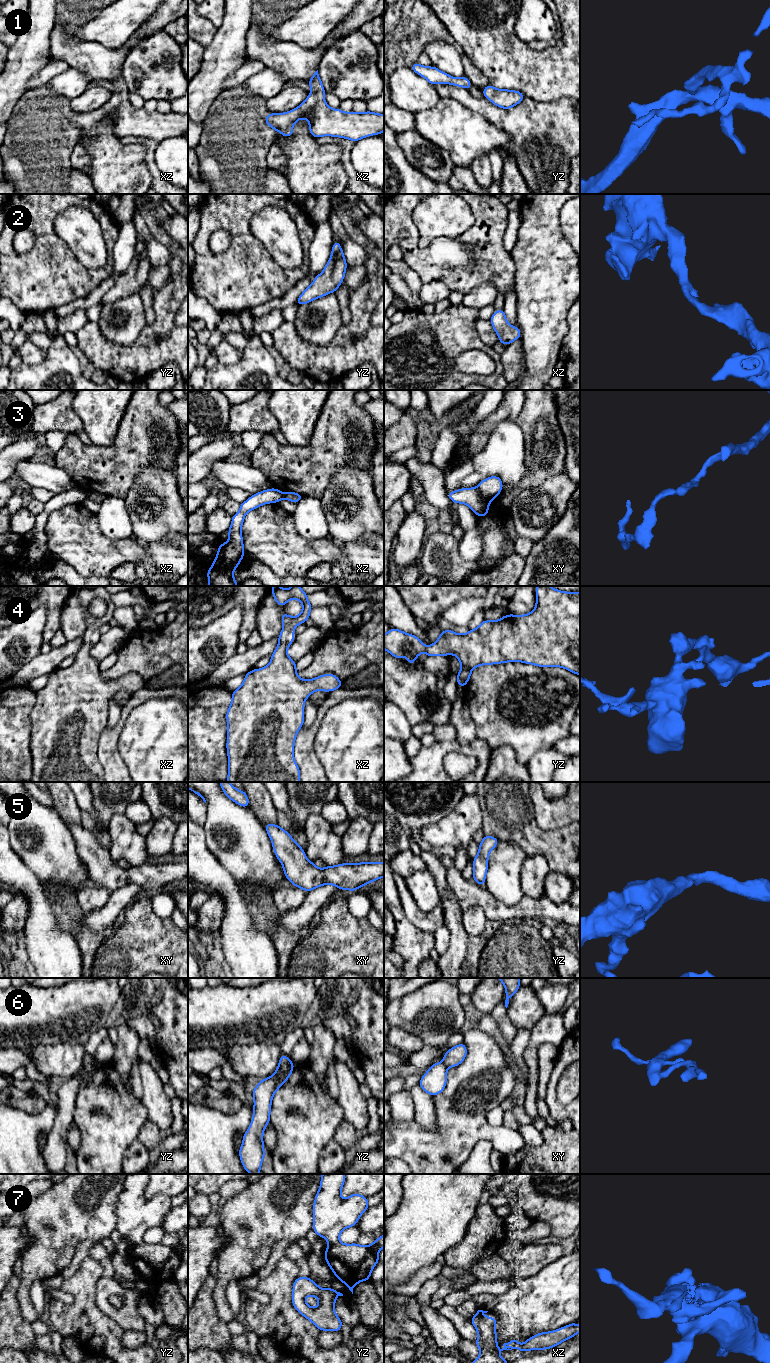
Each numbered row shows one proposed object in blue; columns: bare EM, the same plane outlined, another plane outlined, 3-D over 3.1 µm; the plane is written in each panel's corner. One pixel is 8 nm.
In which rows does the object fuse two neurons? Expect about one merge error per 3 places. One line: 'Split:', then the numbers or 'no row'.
Split: 3, 6

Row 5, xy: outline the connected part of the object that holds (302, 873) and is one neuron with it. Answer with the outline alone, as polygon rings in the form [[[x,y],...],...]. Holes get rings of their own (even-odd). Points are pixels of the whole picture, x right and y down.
[[[263,824],[273,845],[274,854],[282,863],[284,874],[293,886],[299,887],[306,892],[325,884],[337,886],[340,890],[356,891],[362,886],[384,877],[384,862],[363,862],[336,866],[326,866],[320,869],[310,862],[304,854],[304,849],[299,846],[290,834],[277,824]]]

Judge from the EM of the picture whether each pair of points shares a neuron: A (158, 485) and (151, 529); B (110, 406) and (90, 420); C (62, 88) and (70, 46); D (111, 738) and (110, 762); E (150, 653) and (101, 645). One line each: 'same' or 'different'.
A: same
B: same
C: different
D: same
E: different

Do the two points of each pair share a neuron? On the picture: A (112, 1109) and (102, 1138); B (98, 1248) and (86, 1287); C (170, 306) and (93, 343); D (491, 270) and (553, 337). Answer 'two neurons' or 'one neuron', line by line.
A: one neuron
B: two neurons
C: one neuron
D: two neurons

